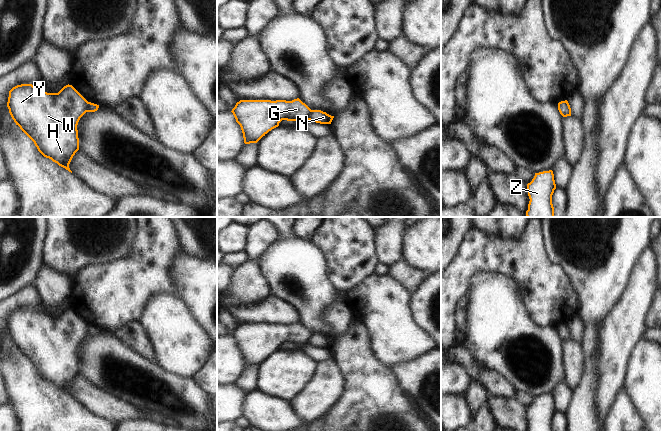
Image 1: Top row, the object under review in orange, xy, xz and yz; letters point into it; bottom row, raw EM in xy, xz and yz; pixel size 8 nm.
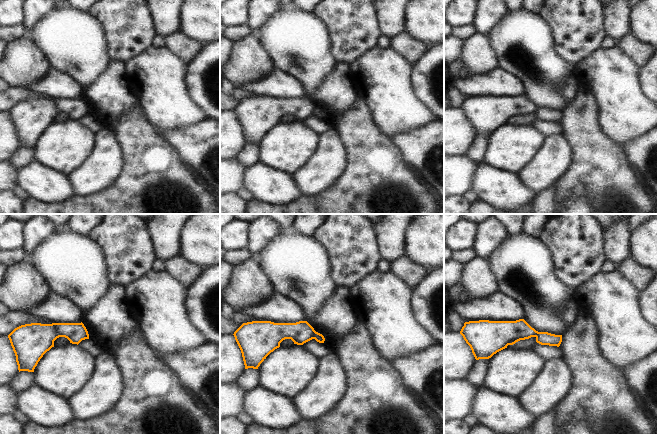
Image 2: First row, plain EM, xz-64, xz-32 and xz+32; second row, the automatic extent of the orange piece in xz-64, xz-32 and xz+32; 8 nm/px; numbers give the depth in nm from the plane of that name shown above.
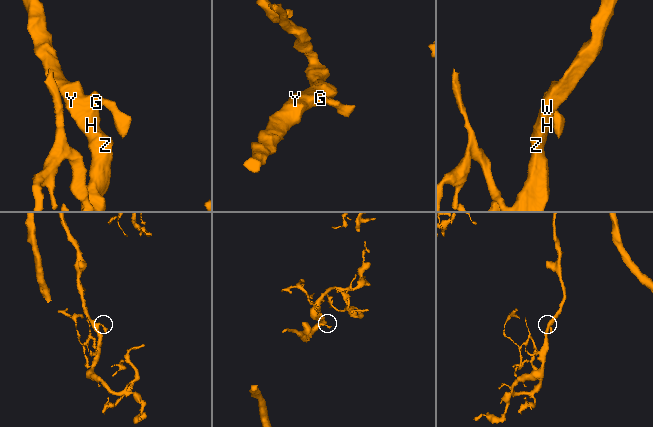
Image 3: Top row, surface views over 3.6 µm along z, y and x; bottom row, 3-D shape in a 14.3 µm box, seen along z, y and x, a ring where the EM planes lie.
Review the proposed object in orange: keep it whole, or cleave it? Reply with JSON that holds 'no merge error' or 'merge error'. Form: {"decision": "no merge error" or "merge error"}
{"decision": "merge error"}

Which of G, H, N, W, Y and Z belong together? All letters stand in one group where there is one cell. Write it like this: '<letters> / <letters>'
G H W Y Z / N

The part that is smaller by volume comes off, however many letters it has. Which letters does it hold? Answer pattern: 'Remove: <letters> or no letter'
Remove: N

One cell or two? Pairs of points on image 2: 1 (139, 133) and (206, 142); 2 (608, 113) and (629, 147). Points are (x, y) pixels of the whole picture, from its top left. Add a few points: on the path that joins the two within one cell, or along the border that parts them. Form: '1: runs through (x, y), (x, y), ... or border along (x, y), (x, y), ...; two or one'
1: border along (152, 127), (162, 139), (177, 151); two
2: border along (646, 131), (629, 139), (620, 146); two

